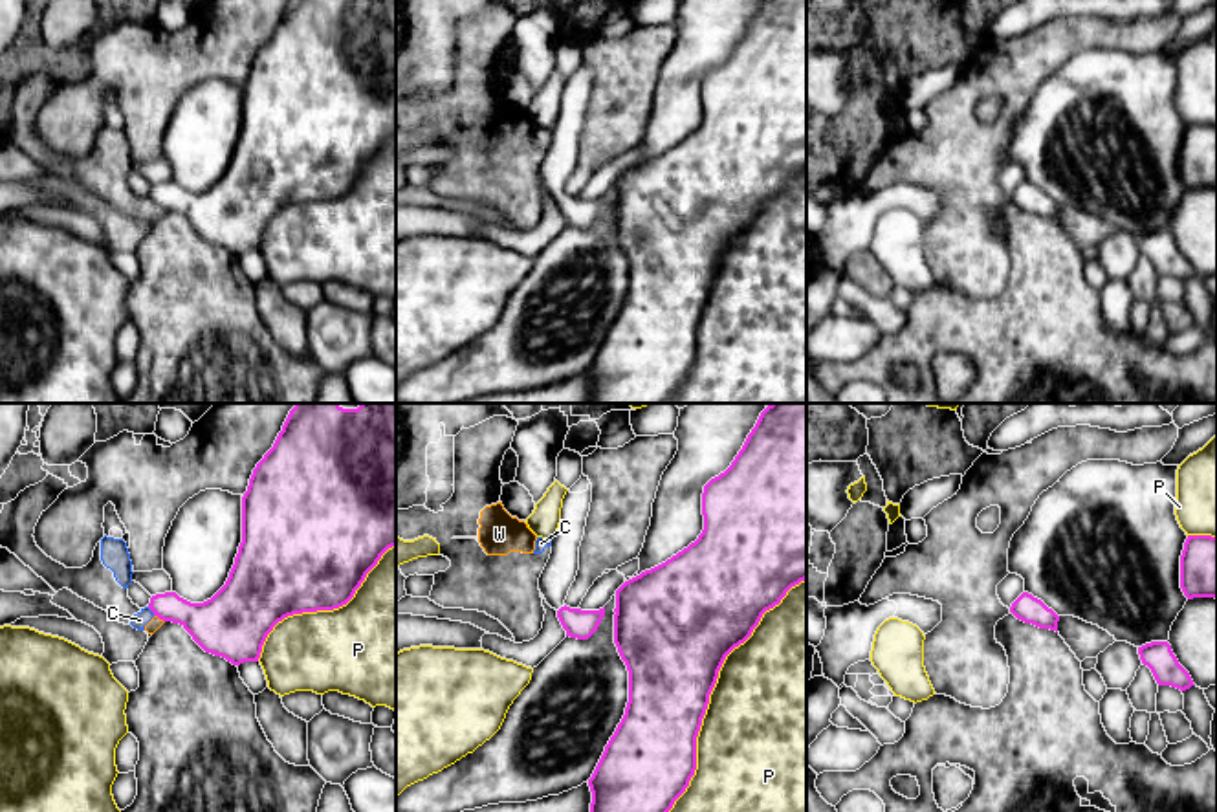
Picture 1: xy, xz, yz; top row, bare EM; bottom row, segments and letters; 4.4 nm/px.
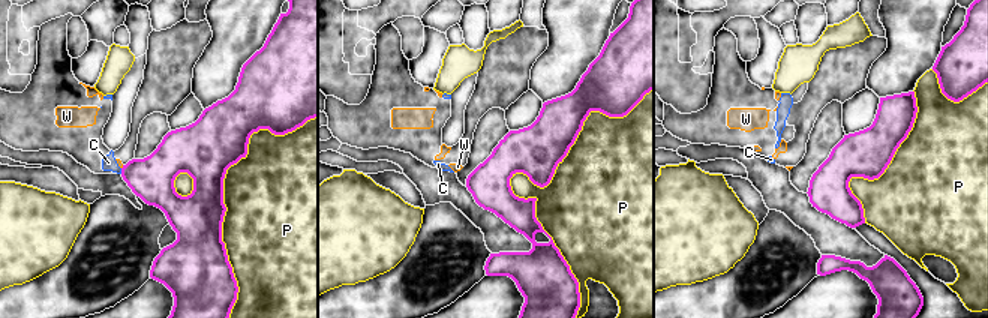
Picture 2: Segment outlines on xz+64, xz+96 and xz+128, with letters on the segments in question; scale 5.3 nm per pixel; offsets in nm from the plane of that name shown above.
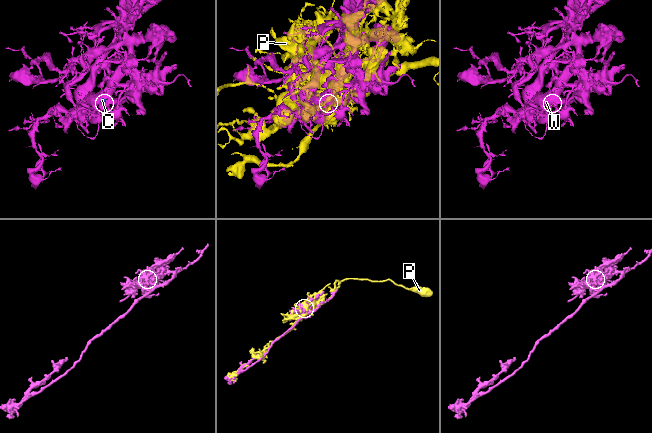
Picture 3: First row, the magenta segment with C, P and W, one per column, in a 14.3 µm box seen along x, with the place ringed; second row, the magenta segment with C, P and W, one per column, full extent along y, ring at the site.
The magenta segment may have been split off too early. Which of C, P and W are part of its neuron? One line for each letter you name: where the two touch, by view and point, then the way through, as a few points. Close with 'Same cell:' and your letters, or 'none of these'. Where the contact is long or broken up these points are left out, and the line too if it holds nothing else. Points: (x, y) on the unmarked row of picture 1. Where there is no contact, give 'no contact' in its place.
Same cell: none of these

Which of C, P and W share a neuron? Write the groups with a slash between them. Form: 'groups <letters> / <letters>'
groups C W / P

